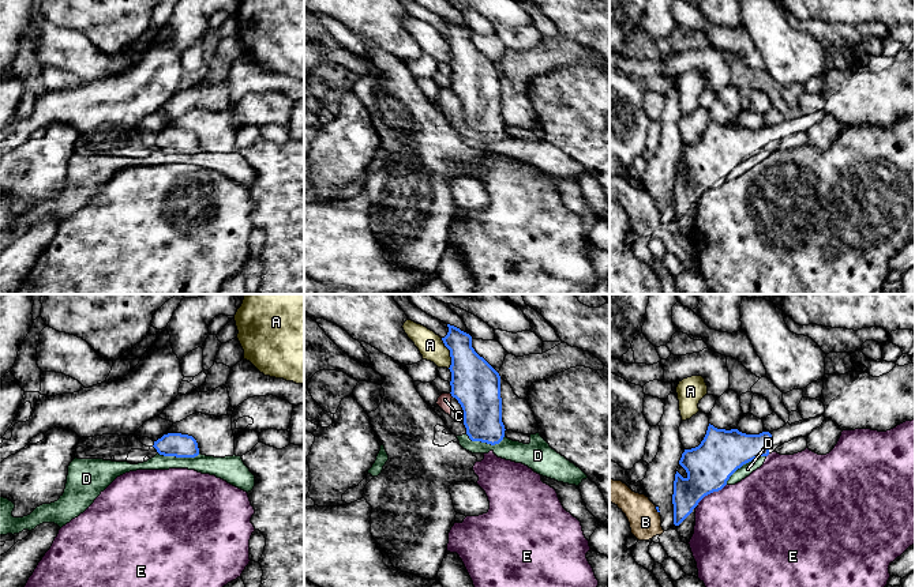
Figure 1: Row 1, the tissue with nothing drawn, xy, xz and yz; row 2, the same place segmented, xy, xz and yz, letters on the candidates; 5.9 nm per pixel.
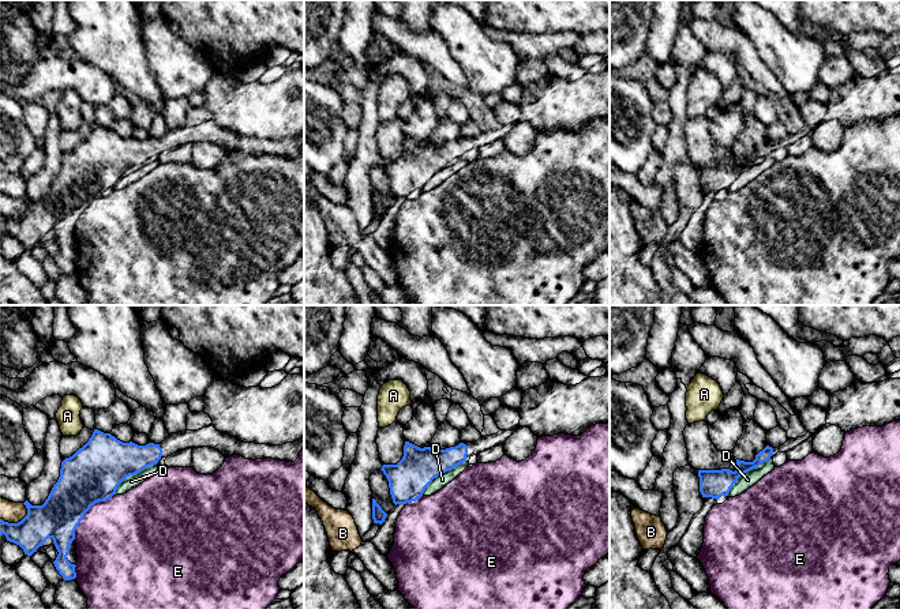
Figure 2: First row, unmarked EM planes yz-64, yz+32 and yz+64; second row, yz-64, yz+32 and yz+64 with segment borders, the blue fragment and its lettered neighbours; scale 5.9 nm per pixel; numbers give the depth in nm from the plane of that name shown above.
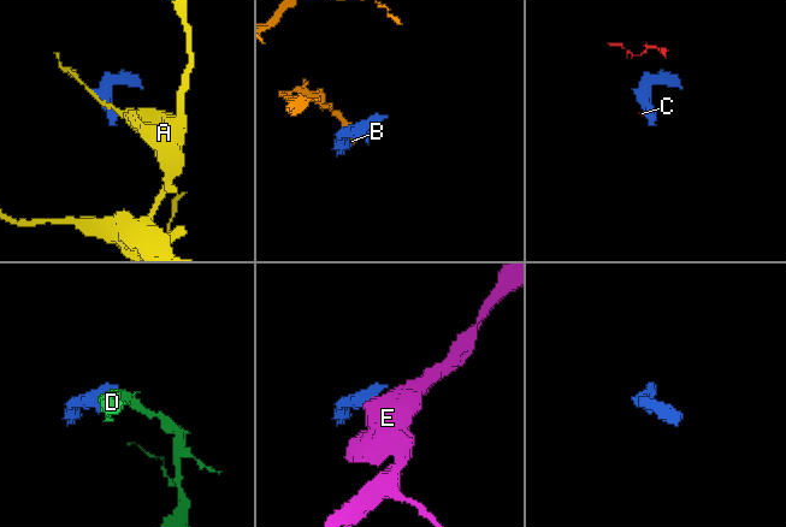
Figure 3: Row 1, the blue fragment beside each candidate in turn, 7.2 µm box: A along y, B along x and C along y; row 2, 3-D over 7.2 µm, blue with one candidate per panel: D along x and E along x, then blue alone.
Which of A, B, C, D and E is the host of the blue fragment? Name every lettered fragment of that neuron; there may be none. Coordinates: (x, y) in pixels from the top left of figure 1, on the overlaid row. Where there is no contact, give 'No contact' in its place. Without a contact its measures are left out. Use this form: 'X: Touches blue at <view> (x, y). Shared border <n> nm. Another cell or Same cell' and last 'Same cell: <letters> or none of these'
A: Touches blue at xz (450, 353). Shared border 190 nm. Another cell
B: Touches blue at yz (656, 508). Shared border 50 nm. Another cell
C: Touches blue at xz (452, 395). Shared border 40 nm. Another cell
D: Touches blue at yz (743, 463). Shared border 300 nm. Another cell
E: Touches blue at yz (711, 492). Shared border 220 nm. Another cell
Same cell: none of these

